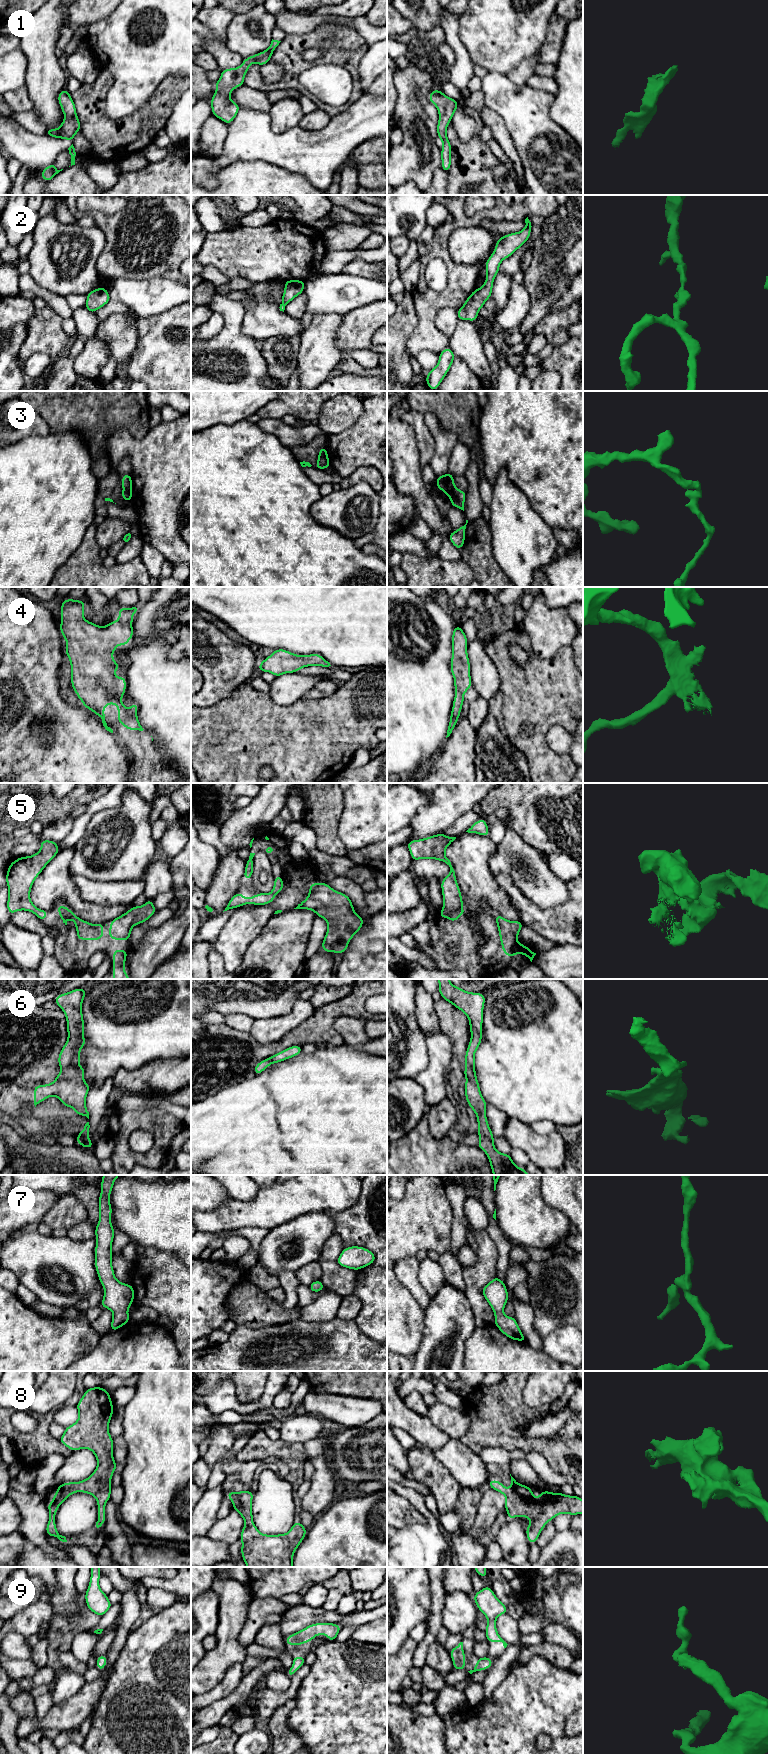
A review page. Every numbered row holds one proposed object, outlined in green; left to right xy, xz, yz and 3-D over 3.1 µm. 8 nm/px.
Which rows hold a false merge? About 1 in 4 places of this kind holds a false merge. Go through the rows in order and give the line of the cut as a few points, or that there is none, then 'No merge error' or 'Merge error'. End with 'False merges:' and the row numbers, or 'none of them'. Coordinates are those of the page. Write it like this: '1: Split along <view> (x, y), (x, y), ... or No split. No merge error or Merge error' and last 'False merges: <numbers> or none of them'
1: No split. No merge error
2: No split. No merge error
3: Split along xy (130, 489), (123, 491). Merge error
4: No split. No merge error
5: No split. No merge error
6: No split. No merge error
7: No split. No merge error
8: No split. No merge error
9: No split. No merge error
False merges: 3

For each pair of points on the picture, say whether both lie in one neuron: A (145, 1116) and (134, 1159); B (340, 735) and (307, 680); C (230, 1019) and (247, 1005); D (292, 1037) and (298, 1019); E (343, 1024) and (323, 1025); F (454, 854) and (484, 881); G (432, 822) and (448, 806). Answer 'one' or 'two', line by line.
A: one
B: two
C: two
D: two
E: two
F: one
G: one

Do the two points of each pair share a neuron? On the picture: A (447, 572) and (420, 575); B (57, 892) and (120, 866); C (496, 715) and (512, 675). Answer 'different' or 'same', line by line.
A: same
B: different
C: different

